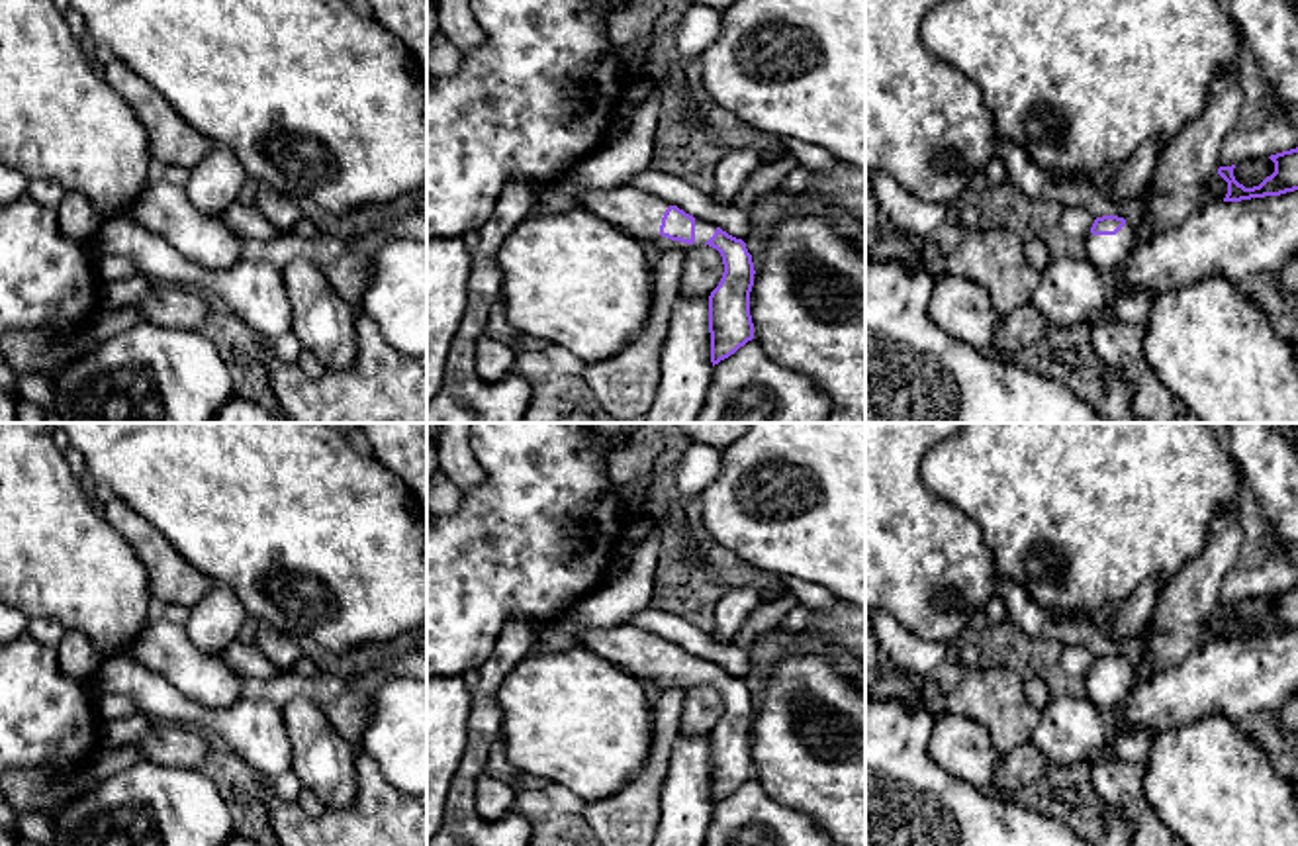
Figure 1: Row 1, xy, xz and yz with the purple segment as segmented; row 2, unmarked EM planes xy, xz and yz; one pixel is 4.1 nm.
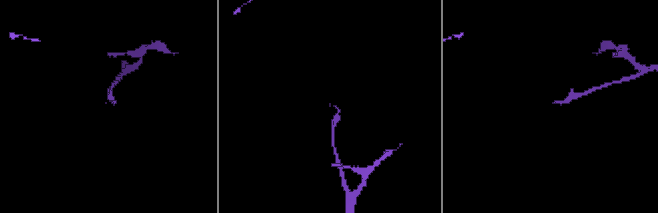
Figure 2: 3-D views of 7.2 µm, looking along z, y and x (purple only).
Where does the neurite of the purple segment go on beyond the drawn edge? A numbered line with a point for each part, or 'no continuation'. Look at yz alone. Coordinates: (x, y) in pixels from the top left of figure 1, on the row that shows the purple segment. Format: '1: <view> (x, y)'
1: yz (1107, 253)

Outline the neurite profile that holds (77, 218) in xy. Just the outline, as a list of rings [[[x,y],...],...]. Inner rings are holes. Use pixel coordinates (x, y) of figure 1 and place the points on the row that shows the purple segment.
[[[67,192],[57,210],[57,221],[65,237],[84,241],[98,231],[104,219],[86,196]]]

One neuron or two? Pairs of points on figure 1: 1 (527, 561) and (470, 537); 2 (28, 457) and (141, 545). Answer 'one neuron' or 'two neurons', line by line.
1: one neuron
2: two neurons

